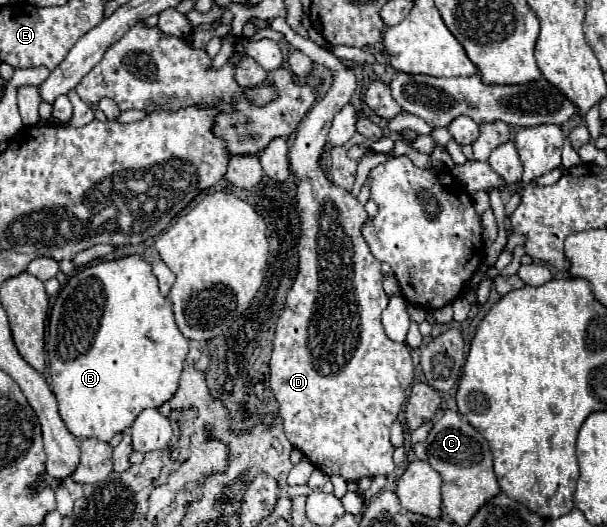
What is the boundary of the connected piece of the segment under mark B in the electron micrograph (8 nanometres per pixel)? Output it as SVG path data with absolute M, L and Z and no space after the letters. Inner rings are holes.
M128 255L128 257L122 257L122 259L94 263L90 267L84 267L82 271L78 271L74 277L68 279L68 283L60 289L58 299L56 299L56 303L52 305L52 311L50 311L46 351L48 352L52 391L54 391L56 399L58 399L60 417L66 423L68 431L74 437L80 437L80 439L82 437L98 437L100 441L110 441L116 433L122 433L124 429L128 429L134 423L134 419L146 407L160 407L162 403L166 403L168 399L172 399L172 395L178 389L178 379L180 379L182 365L184 365L186 353L188 353L188 339L178 331L178 327L174 323L170 301L166 301L166 297L162 297L162 293L158 291L158 281L156 281L156 277L152 273L152 265L148 261L144 261L140 255Z

